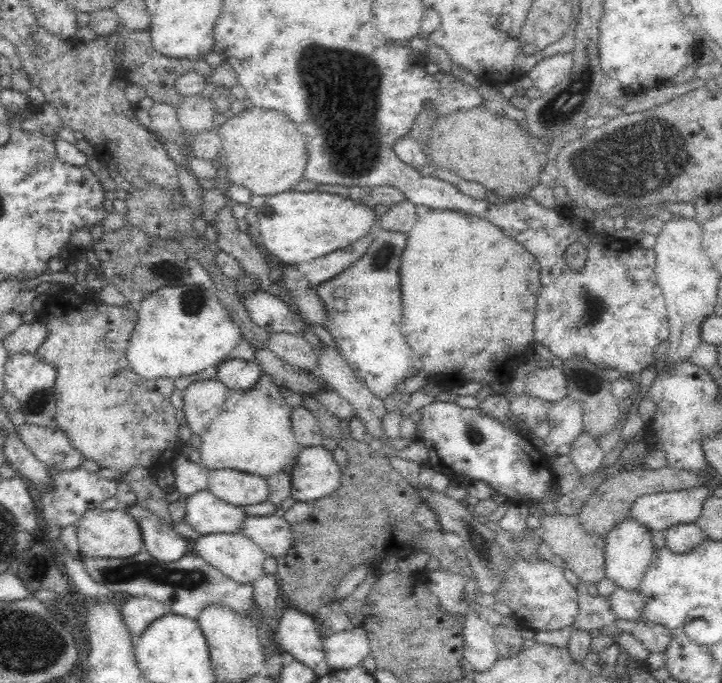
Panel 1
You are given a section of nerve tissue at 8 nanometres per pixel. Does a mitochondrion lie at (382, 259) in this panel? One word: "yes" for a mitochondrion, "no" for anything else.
yes

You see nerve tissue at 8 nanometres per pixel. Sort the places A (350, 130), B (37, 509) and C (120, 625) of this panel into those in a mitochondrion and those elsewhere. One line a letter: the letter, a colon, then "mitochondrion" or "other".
A: mitochondrion
B: other
C: other

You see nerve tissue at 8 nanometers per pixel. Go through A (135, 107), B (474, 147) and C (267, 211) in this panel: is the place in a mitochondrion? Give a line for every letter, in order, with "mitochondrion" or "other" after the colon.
A: other
B: other
C: other

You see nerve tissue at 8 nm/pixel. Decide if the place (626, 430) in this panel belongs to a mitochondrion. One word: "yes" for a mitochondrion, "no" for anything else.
no

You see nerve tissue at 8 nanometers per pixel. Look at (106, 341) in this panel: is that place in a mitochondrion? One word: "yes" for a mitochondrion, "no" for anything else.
no

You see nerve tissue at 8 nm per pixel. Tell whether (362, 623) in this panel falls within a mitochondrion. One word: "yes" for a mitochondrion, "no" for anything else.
no

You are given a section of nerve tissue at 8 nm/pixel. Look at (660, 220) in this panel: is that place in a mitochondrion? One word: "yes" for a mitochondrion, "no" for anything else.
no

